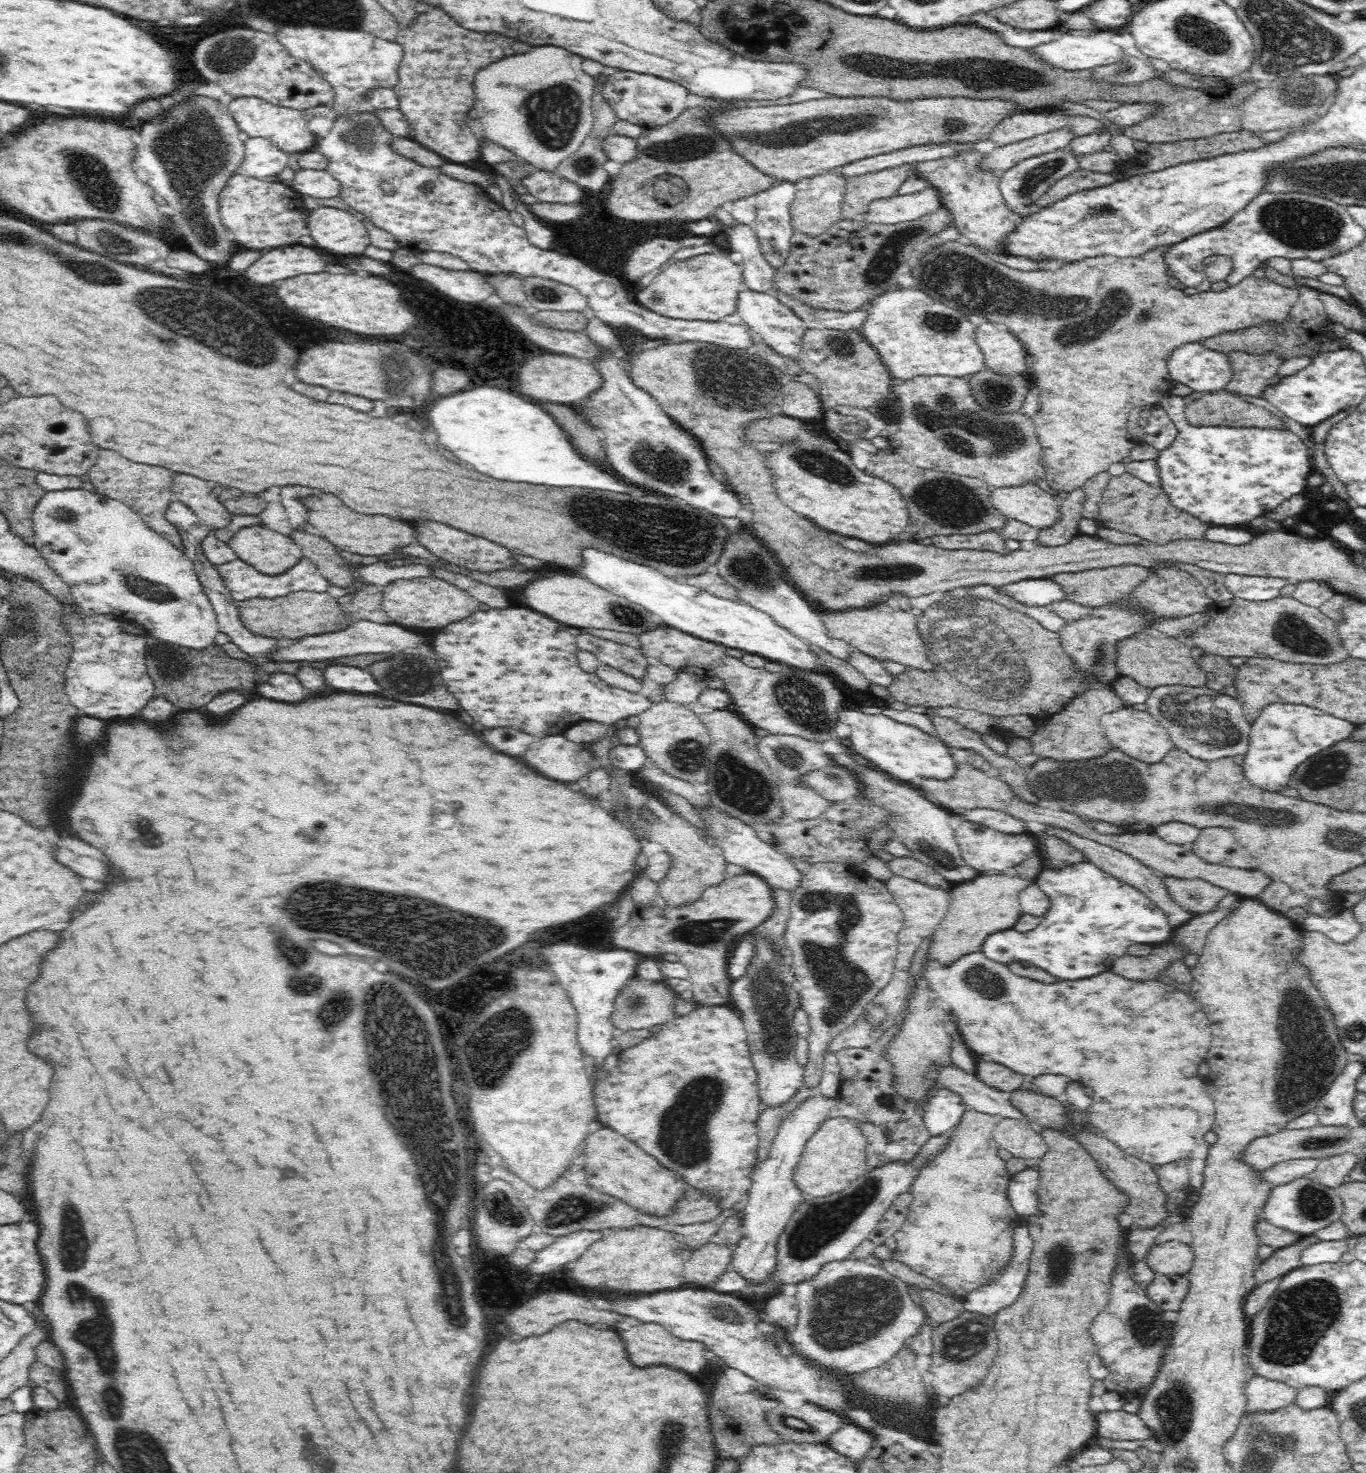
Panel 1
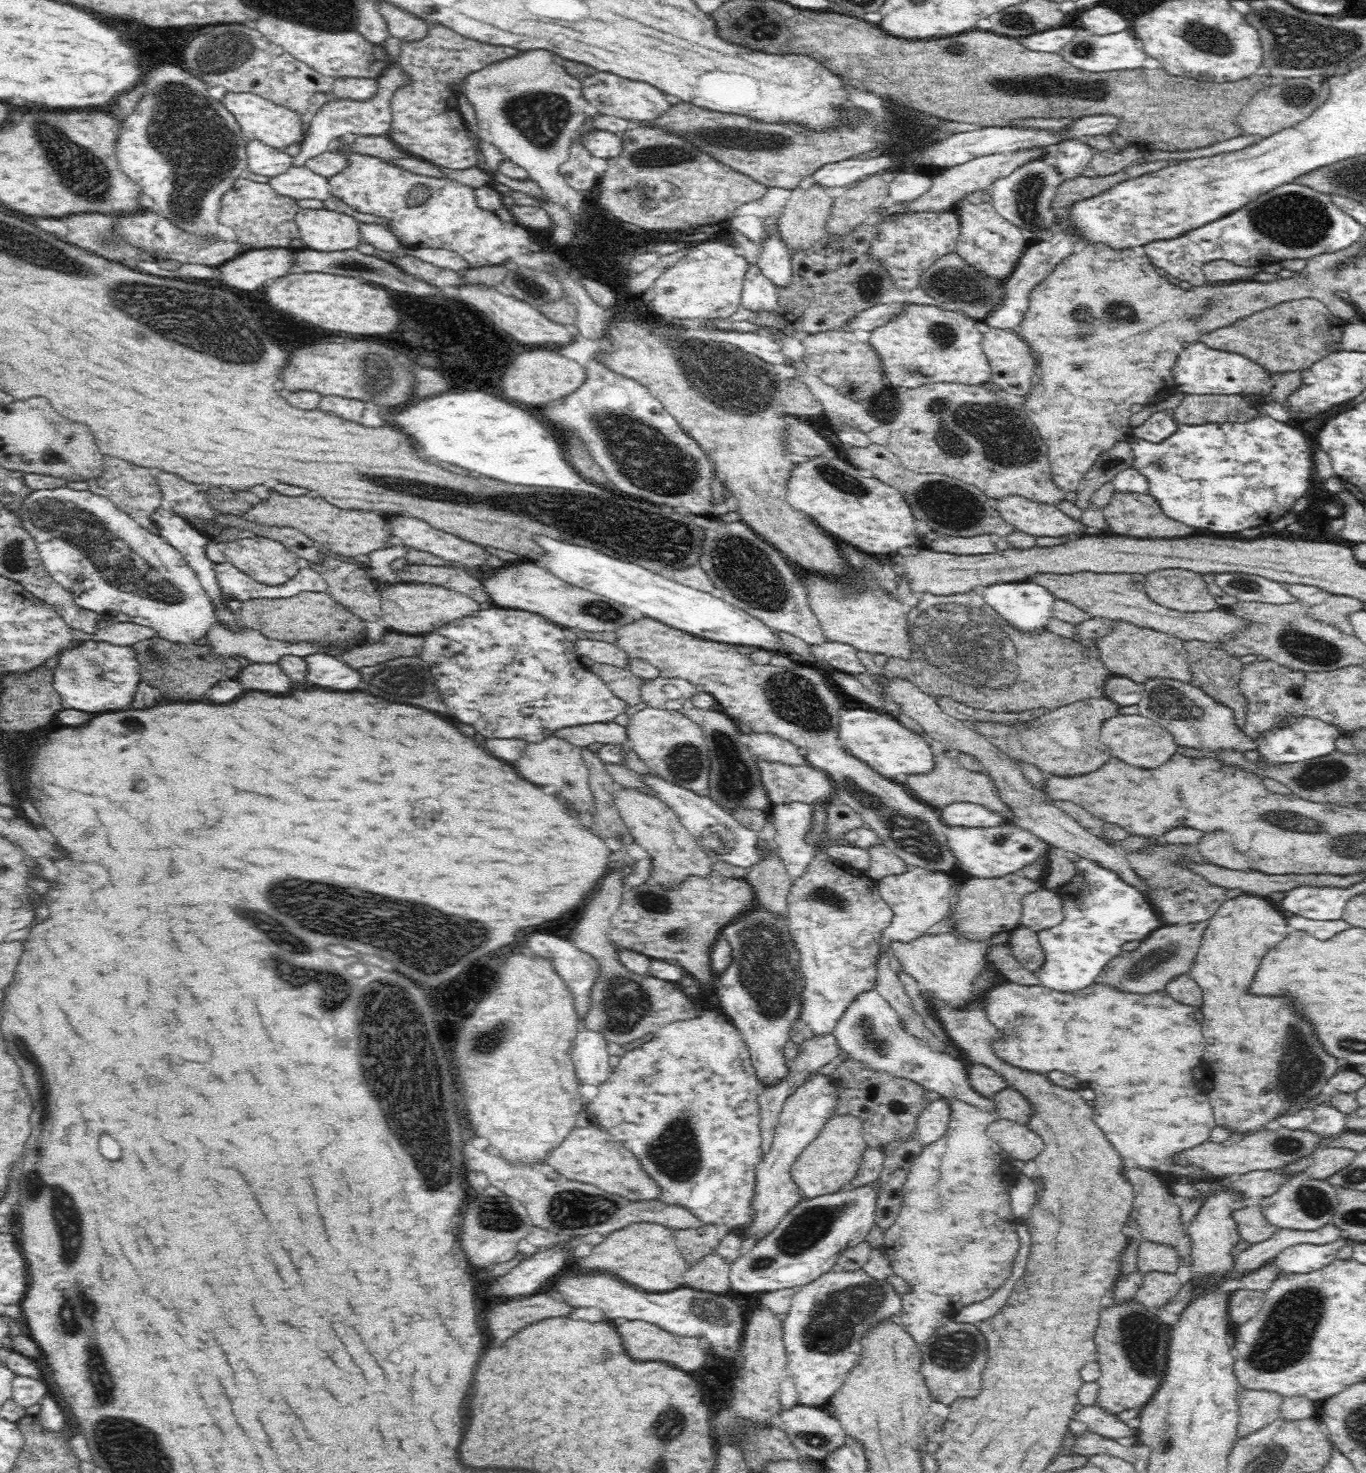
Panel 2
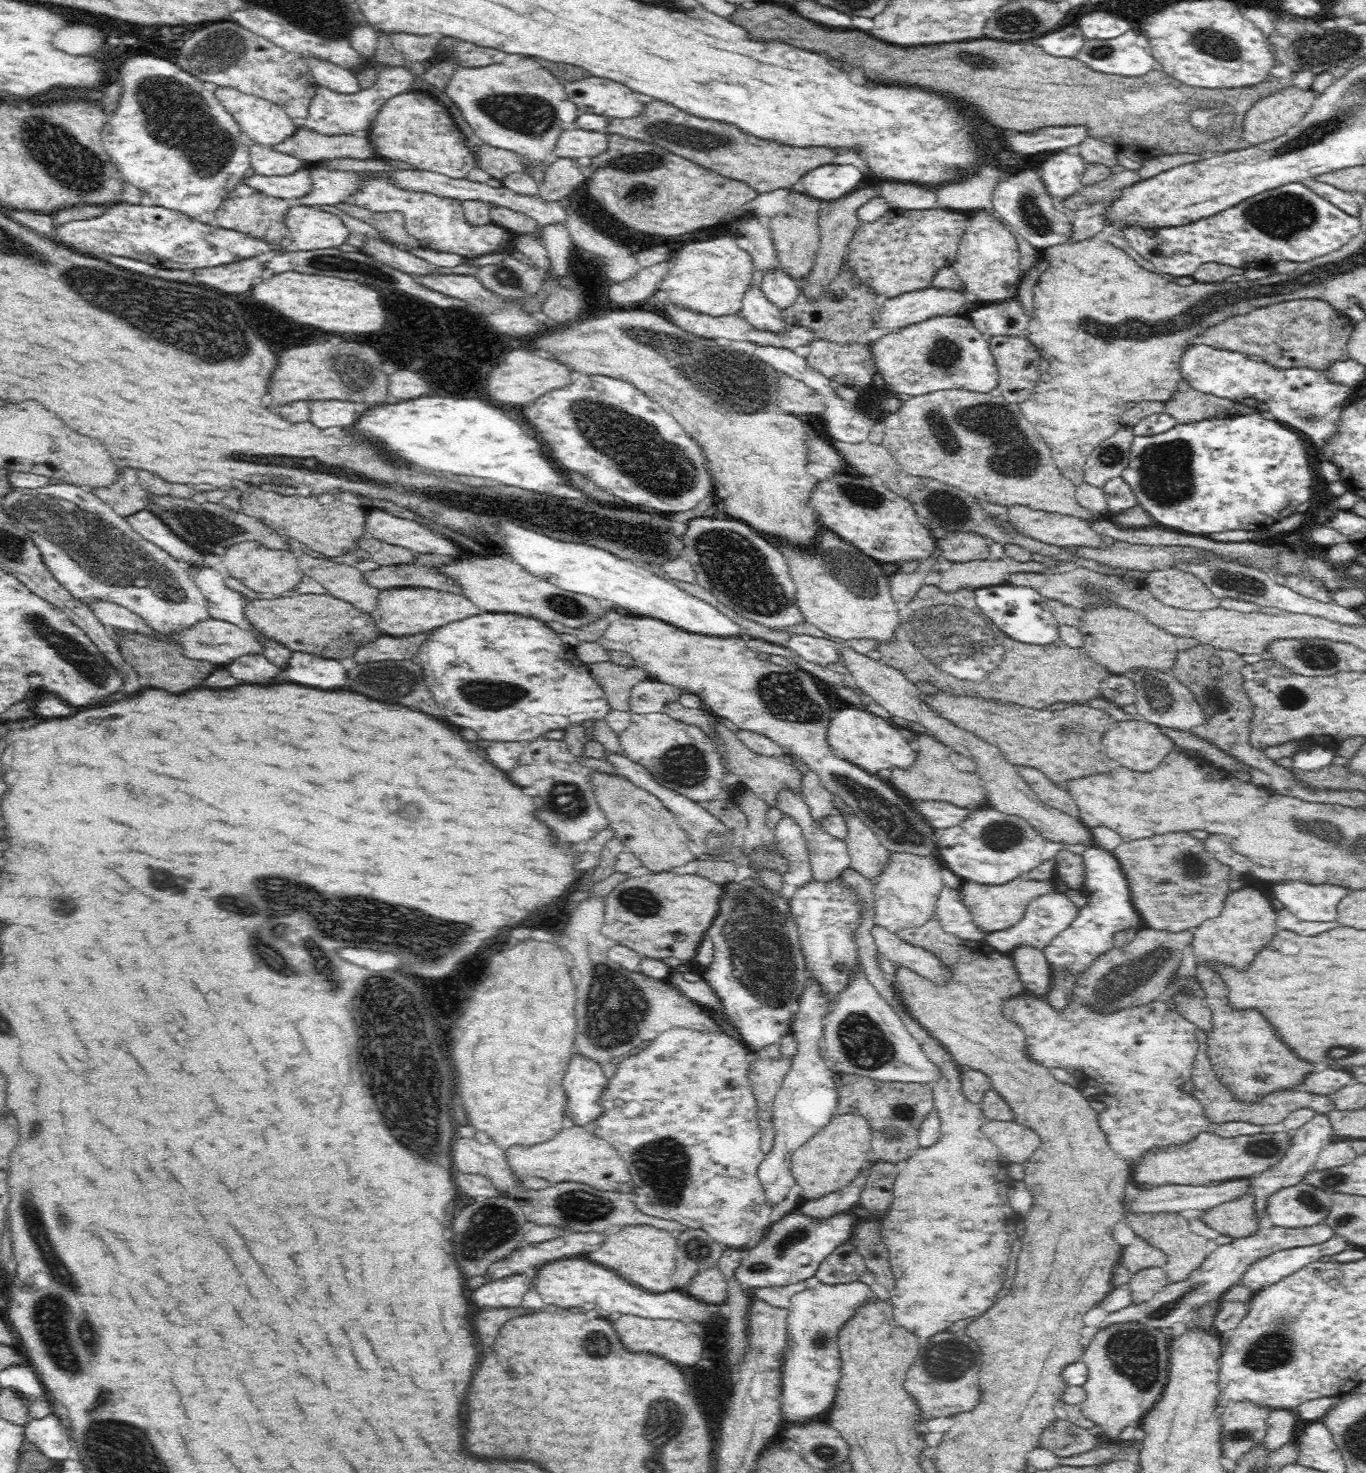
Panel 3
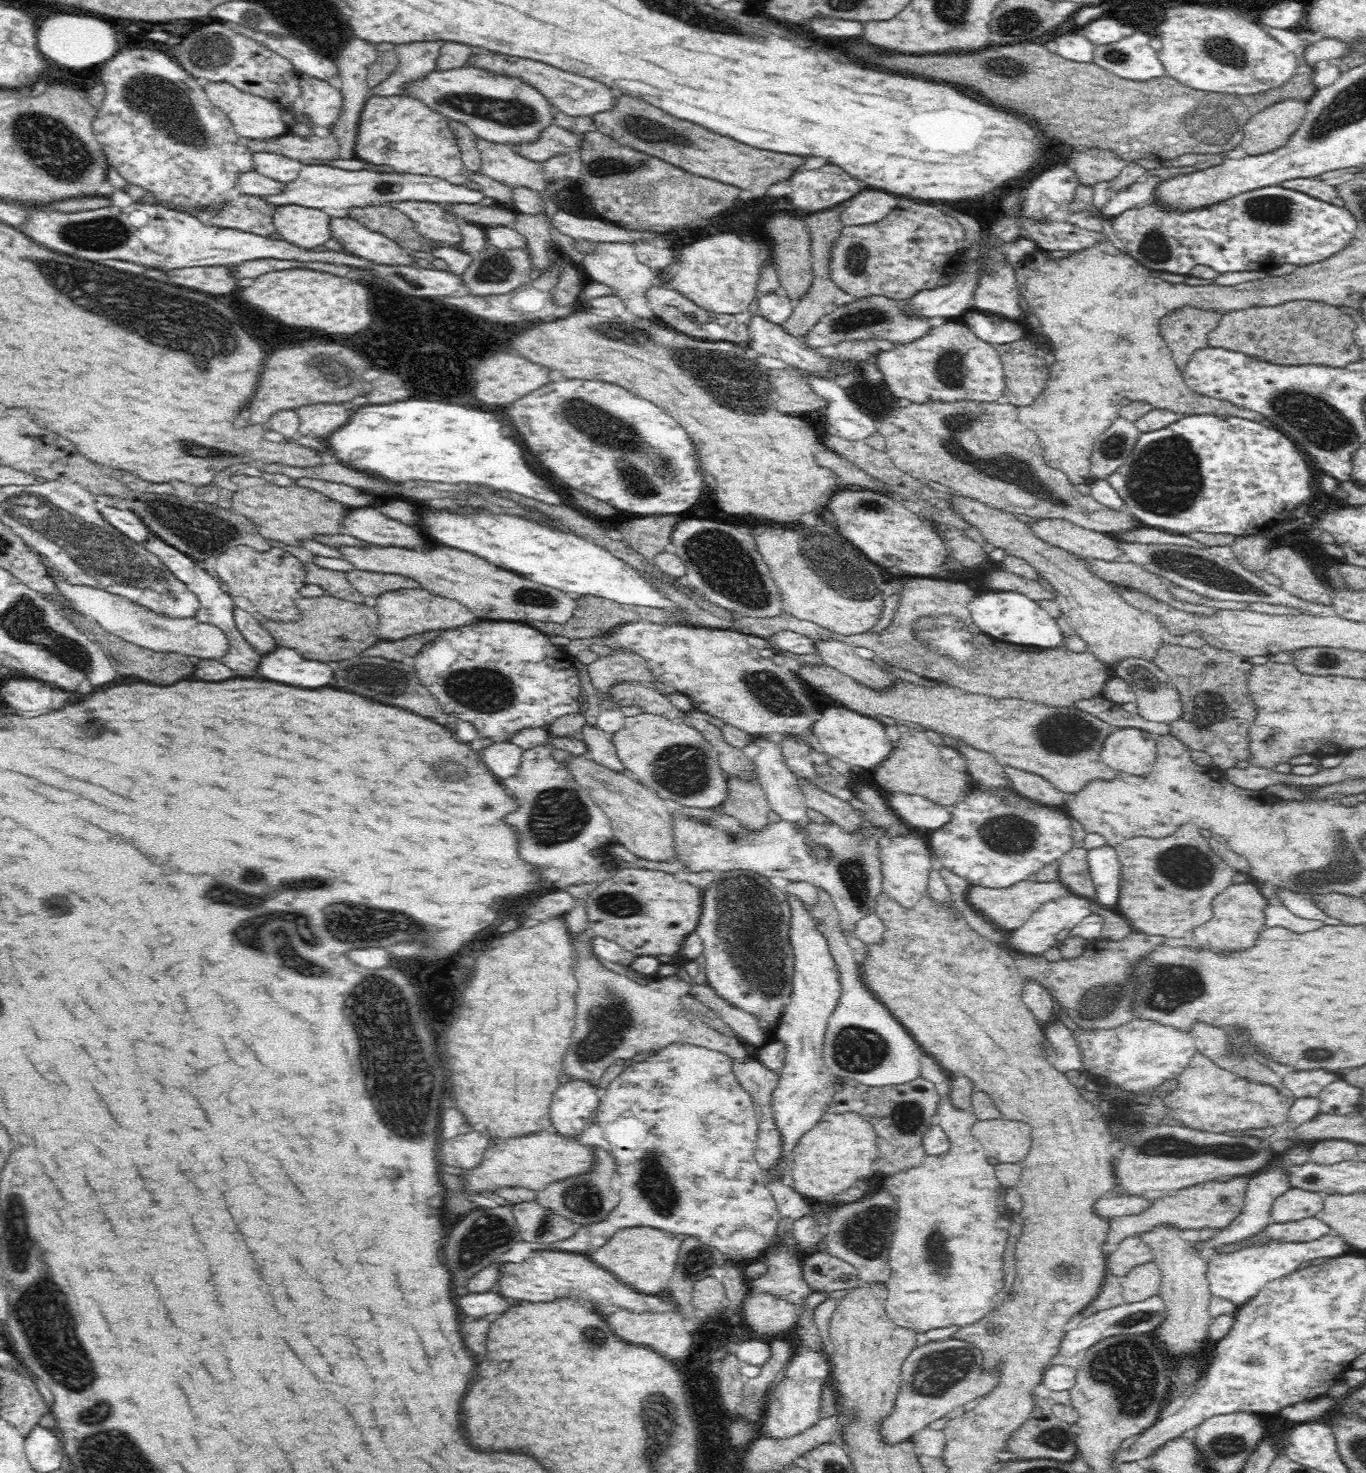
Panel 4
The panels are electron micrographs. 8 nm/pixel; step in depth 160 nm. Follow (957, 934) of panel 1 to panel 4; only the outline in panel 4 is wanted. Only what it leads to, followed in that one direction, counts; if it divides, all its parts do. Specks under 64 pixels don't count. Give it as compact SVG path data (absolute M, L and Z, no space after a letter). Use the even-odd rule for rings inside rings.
M1033 880L1018 882L1014 886L1008 888L986 888L982 886L972 886L968 890L967 899L972 906L978 906L978 910L982 910L990 921L1000 924L999 928L1006 931L1012 931L1020 926L1024 926L1027 920L1034 912L1038 912L1046 902L1069 898L1071 890L1063 885L1060 880L1056 882L1034 882Z

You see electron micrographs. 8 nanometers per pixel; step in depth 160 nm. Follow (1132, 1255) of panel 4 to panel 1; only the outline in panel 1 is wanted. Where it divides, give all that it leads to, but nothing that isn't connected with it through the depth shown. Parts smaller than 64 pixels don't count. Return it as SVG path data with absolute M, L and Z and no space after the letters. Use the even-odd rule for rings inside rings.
M1168 1240L1147 1250L1146 1264L1158 1275L1185 1275L1194 1260L1188 1245Z

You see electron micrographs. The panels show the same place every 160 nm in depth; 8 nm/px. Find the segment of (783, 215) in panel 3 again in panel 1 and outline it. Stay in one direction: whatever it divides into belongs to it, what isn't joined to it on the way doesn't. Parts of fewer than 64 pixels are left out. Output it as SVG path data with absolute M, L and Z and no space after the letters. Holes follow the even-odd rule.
M832 172L806 180L806 186L798 189L795 192L796 197L790 202L790 226L792 226L792 230L814 238L824 233L834 222L842 220L841 210L845 182L846 178Z

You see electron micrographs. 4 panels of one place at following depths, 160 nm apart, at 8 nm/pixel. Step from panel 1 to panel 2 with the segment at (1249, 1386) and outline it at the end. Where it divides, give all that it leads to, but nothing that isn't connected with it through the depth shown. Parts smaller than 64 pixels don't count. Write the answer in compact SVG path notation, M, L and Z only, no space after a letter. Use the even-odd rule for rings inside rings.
M1244 1391L1237 1394L1238 1420L1236 1425L1236 1438L1240 1441L1250 1434L1257 1433L1258 1430L1268 1426L1271 1422L1279 1418L1279 1408L1283 1397L1274 1395L1274 1393L1254 1391Z

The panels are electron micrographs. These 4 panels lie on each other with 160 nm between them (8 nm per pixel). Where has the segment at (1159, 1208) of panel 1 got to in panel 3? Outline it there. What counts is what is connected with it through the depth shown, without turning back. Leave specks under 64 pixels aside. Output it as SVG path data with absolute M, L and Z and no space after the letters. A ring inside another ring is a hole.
M1172 1212L1154 1214L1126 1213L1126 1224L1137 1237L1141 1237L1146 1243L1159 1248L1165 1254L1167 1260L1162 1269L1165 1271L1168 1283L1190 1280L1192 1272L1200 1270L1201 1264L1207 1257L1204 1248L1208 1240L1203 1236L1193 1234L1190 1231L1188 1220L1182 1215Z

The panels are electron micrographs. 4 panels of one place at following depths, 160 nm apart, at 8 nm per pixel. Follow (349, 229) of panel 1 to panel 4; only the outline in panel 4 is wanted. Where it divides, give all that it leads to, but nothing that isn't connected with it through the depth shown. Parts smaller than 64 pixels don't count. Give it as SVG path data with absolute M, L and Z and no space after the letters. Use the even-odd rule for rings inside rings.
M297 205L278 206L271 214L282 240L307 249L314 249L330 239L328 219L320 209Z

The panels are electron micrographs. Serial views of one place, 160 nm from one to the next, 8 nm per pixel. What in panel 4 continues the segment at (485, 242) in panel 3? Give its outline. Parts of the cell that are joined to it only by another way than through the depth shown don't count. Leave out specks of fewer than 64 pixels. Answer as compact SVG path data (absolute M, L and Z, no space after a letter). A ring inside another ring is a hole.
M407 201L388 204L388 206L408 215L414 221L416 231L422 236L450 243L450 246L454 247L459 244L461 232L457 219L442 211L441 205Z

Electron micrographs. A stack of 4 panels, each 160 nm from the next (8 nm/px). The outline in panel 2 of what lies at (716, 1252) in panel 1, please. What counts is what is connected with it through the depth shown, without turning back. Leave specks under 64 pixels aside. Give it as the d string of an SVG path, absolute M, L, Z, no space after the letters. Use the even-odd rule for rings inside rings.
M712 1254L712 1256L704 1256L698 1264L694 1264L694 1266L690 1266L687 1269L685 1272L685 1278L687 1281L684 1286L690 1287L694 1290L700 1290L702 1292L725 1295L726 1292L731 1290L729 1268L730 1265L724 1261L724 1258L717 1254Z

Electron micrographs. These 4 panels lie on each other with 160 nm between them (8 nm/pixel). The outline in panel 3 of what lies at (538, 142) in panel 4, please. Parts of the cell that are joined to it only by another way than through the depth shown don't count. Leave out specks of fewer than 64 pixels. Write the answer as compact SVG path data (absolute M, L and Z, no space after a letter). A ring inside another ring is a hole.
M581 129L562 130L560 138L552 150L551 157L555 159L579 159L583 156L602 154L606 150L606 135Z

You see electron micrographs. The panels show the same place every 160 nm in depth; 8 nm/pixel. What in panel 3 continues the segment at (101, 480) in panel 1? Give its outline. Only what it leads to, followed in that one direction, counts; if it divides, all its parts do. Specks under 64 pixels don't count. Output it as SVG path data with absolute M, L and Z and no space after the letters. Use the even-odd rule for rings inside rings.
M126 468L120 469L114 486L94 488L92 492L122 517L144 509L155 499L139 485L134 470Z

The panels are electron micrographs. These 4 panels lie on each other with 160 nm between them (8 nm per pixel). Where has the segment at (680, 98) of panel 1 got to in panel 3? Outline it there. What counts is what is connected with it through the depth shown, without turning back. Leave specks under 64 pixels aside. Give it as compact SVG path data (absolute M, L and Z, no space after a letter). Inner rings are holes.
M591 76L576 81L560 80L560 83L565 96L567 96L567 100L572 102L580 113L599 114L608 118L628 118L632 115L637 115L644 104L636 97L638 94L630 90L628 86L624 86L608 78Z

